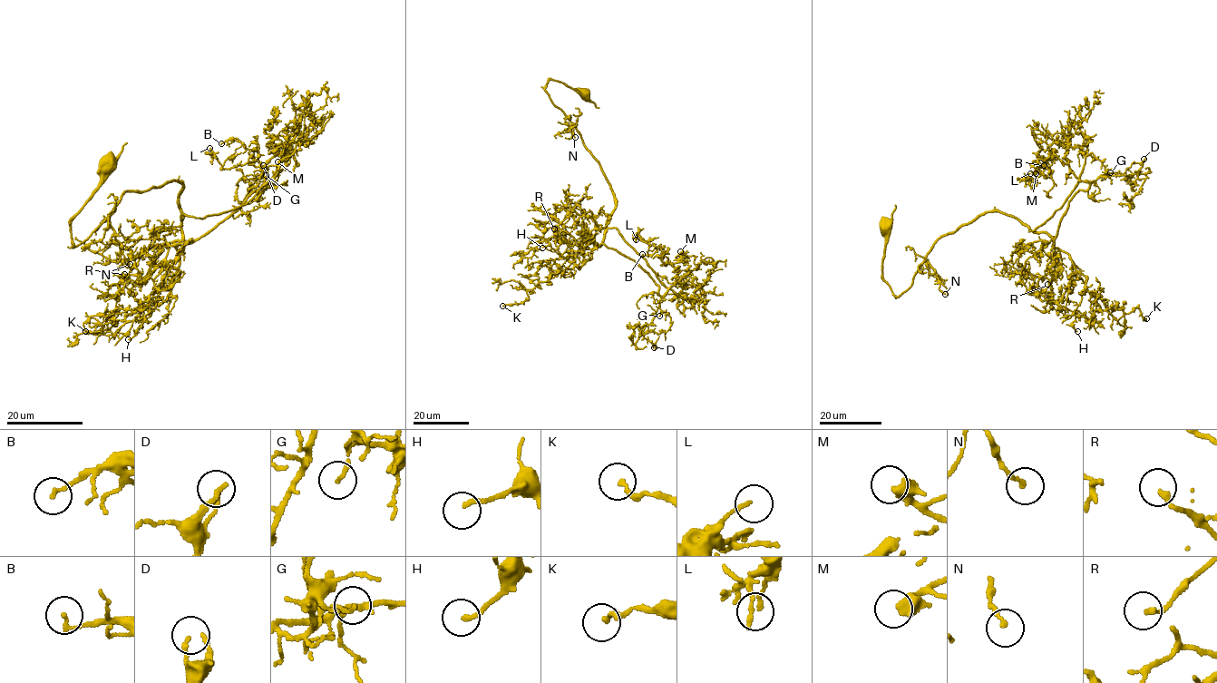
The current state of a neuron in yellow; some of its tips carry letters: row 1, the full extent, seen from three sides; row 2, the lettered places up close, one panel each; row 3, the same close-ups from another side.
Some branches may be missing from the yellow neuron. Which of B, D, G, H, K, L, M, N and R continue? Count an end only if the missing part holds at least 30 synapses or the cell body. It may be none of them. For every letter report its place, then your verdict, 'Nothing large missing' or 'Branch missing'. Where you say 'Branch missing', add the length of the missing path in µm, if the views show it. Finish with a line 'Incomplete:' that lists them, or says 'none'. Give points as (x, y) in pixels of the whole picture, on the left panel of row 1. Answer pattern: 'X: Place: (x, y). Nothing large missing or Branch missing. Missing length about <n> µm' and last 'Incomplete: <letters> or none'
B: Place: (221, 143). Nothing large missing
D: Place: (263, 165). Nothing large missing
G: Place: (266, 175). Nothing large missing
H: Place: (128, 339). Nothing large missing
K: Place: (85, 331). Nothing large missing
L: Place: (209, 148). Nothing large missing
M: Place: (277, 161). Branch missing. Missing length about 8 µm
N: Place: (130, 264). Nothing large missing
R: Place: (124, 274). Nothing large missing
Incomplete: M

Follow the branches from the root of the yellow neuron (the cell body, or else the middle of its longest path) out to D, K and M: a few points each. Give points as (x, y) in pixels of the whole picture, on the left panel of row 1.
D: (109, 163), (73, 246), (123, 193), (172, 180), (187, 215), (234, 209), (273, 180), (249, 188), (263, 165)
K: (109, 163), (71, 223), (73, 245), (123, 193), (172, 180), (182, 187), (180, 266), (142, 321), (85, 331)
M: (109, 163), (73, 246), (126, 191), (179, 182), (202, 219), (253, 198), (298, 145), (277, 161)

